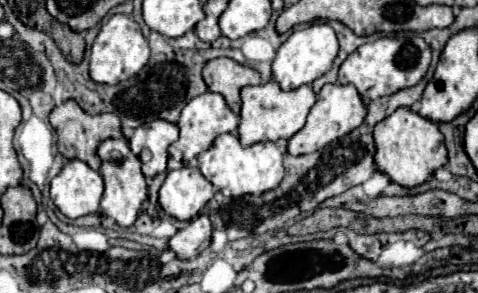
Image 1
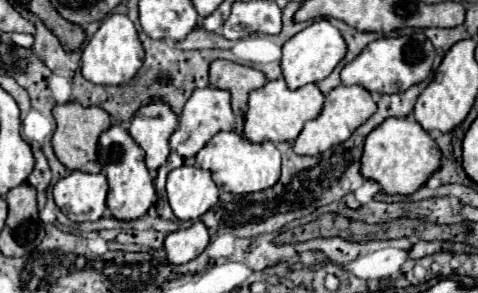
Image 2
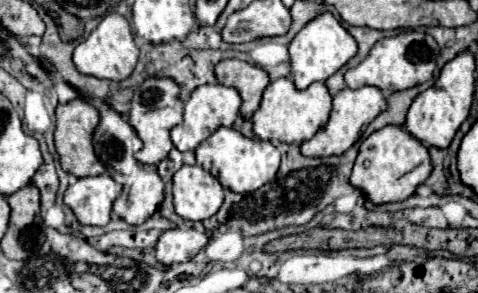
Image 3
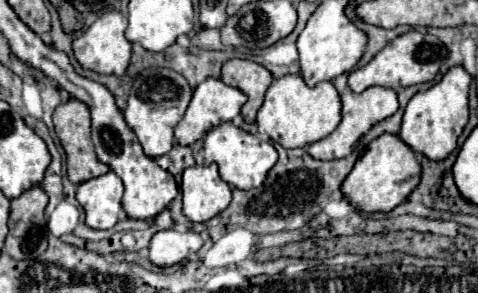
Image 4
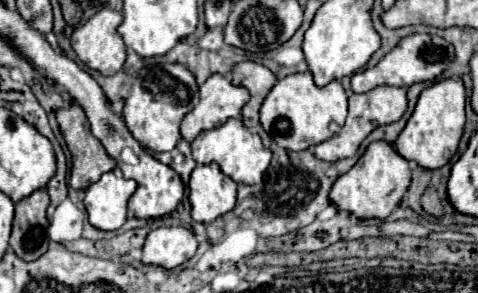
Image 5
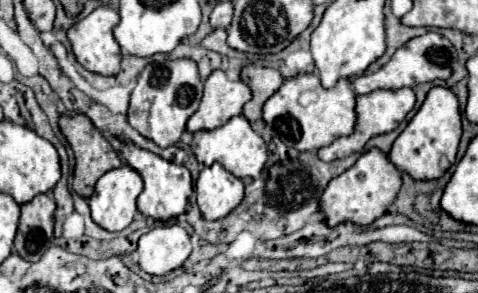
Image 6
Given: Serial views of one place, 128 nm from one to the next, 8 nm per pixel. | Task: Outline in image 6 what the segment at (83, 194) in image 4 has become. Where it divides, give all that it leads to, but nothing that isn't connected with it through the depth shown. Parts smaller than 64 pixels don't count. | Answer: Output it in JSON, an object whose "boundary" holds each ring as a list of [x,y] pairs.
{"boundary":[[[130,166],[106,172],[98,178],[94,194],[88,198],[92,220],[110,232],[120,232],[132,224],[136,198],[142,192],[142,178]]]}

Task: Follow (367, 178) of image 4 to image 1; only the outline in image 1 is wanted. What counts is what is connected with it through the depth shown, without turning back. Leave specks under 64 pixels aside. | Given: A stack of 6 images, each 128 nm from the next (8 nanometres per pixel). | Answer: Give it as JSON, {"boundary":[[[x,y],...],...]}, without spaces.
{"boundary":[[[398,108],[388,118],[378,122],[374,128],[374,142],[378,170],[388,174],[392,182],[398,182],[400,186],[418,186],[448,162],[448,150],[438,124],[422,118],[410,108]]]}

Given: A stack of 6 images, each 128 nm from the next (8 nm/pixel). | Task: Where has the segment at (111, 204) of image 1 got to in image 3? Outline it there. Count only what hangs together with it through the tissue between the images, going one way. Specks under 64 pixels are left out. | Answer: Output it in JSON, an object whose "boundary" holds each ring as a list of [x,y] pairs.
{"boundary":[[[96,102],[96,108],[100,112],[100,124],[94,132],[94,150],[100,162],[106,166],[108,174],[122,186],[122,192],[114,200],[112,210],[128,224],[142,224],[148,216],[152,216],[158,210],[160,202],[164,200],[164,184],[158,176],[156,166],[142,164],[136,160],[134,154],[140,150],[142,142],[134,128],[128,122],[124,122],[124,118],[118,112],[114,112],[108,104]]]}

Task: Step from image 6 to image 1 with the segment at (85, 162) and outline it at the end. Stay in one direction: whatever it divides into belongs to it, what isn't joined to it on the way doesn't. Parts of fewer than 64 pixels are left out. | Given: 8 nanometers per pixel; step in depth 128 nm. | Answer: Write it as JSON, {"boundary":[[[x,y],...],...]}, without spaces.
{"boundary":[[[66,100],[62,106],[56,106],[50,112],[50,124],[56,130],[60,154],[66,160],[78,158],[78,160],[86,162],[92,170],[98,170],[100,168],[100,158],[96,154],[96,148],[100,146],[100,142],[106,140],[106,138],[122,138],[122,126],[120,126],[120,120],[118,120],[116,114],[90,116],[74,100]]]}

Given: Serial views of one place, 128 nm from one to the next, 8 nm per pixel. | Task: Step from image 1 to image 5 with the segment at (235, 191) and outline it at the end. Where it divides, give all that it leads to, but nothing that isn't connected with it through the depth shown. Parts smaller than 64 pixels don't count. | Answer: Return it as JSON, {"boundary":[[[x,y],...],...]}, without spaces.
{"boundary":[[[230,118],[220,128],[202,132],[190,146],[192,146],[192,156],[198,164],[216,162],[220,166],[220,170],[226,176],[230,176],[234,182],[248,184],[248,186],[258,184],[264,178],[264,172],[270,166],[270,158],[272,158],[272,152],[268,148],[264,148],[260,136],[250,132],[242,124],[242,120],[234,120],[234,118]]]}

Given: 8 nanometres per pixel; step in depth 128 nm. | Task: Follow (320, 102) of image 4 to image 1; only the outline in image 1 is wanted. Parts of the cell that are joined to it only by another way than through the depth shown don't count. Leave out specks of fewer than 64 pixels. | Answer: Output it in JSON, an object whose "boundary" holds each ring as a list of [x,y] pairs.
{"boundary":[[[274,80],[258,86],[246,86],[240,90],[240,96],[242,96],[242,112],[238,124],[238,138],[244,148],[264,140],[276,142],[278,138],[294,136],[306,124],[306,116],[316,102],[316,94],[312,92],[310,86],[300,86],[296,90],[284,92]]]}

